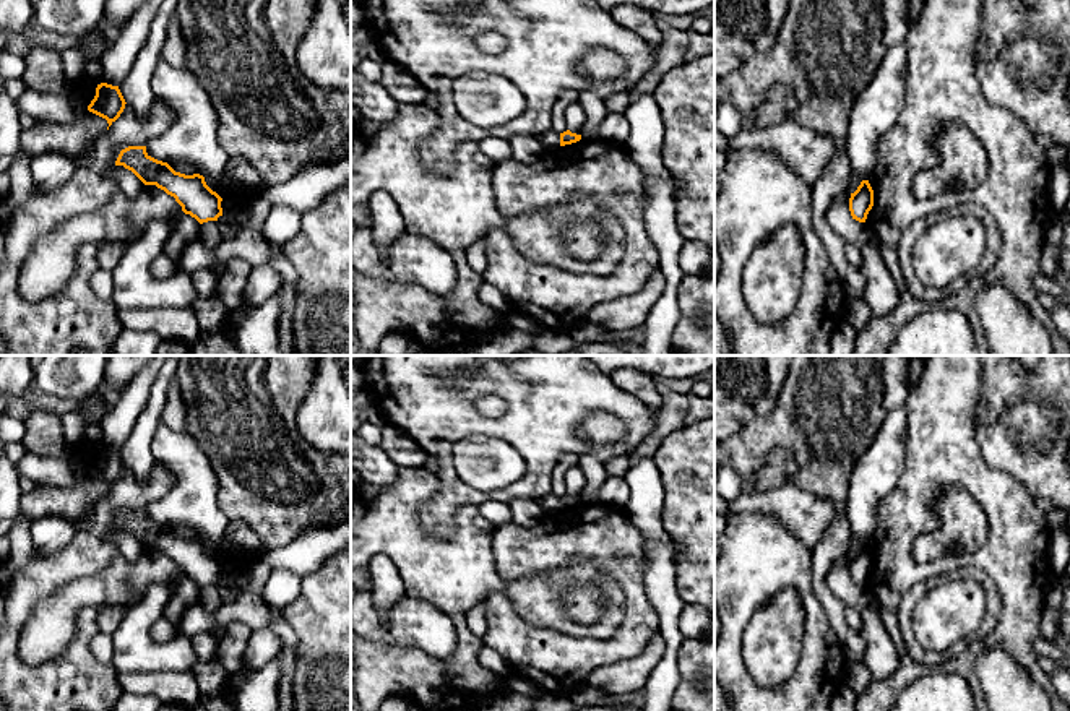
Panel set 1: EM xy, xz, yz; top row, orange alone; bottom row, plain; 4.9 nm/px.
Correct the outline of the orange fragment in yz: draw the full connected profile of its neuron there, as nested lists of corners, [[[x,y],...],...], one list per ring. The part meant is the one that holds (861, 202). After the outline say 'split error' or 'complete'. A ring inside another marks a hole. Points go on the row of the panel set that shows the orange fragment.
[[[862,180],[861,185],[849,198],[849,211],[852,219],[865,222],[869,211],[874,206],[874,190],[869,180]]] | complete

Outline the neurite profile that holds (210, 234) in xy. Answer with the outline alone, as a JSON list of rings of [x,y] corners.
[[[208,221],[200,226],[200,240],[208,247],[218,247],[224,240],[218,221]]]

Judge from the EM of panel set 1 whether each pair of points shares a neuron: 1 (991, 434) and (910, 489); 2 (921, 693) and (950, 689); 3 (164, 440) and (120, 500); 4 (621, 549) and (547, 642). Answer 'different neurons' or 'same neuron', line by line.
1: different neurons
2: same neuron
3: different neurons
4: same neuron

